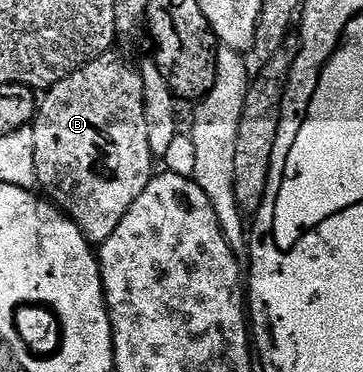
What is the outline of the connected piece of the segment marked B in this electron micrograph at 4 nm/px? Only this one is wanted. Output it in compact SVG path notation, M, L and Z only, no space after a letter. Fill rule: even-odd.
M108 52L46 91L35 111L33 160L38 189L74 220L87 241L101 244L109 240L117 232L117 224L121 224L125 212L133 208L133 200L145 192L153 177L140 71L122 62L115 52Z

